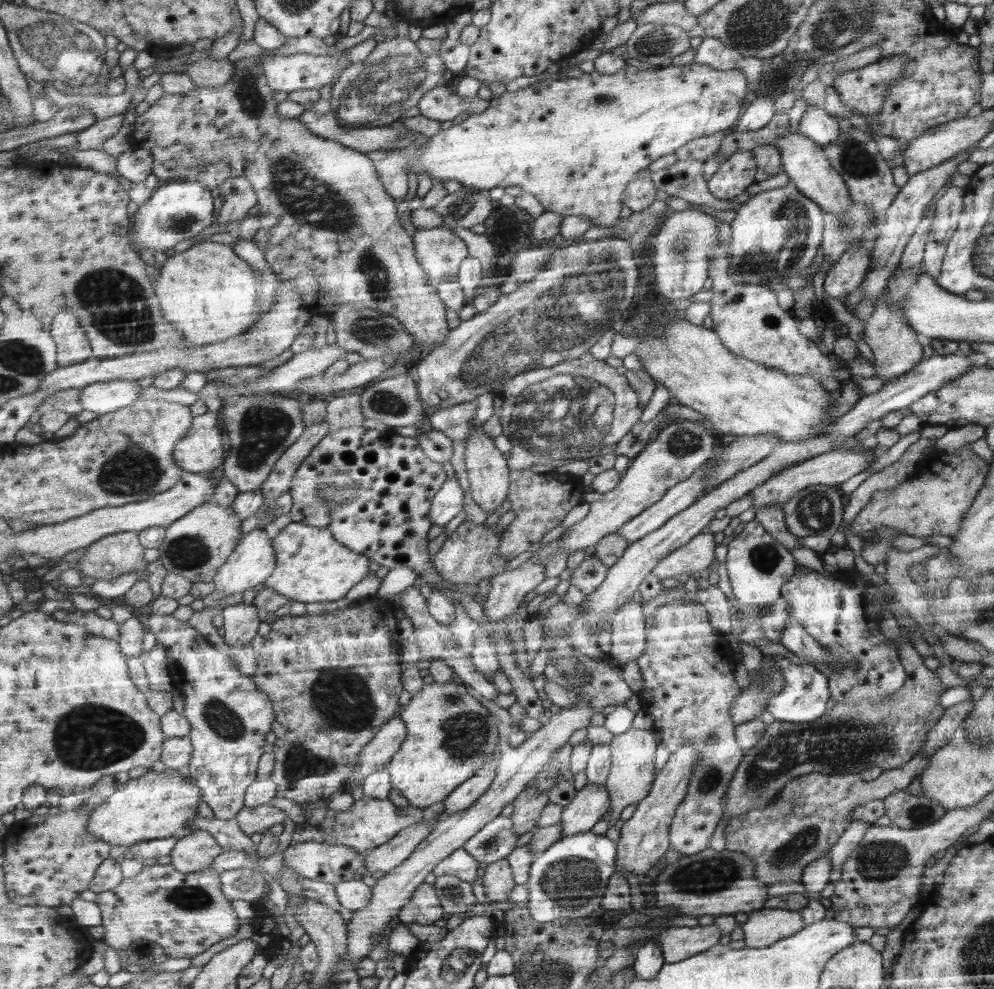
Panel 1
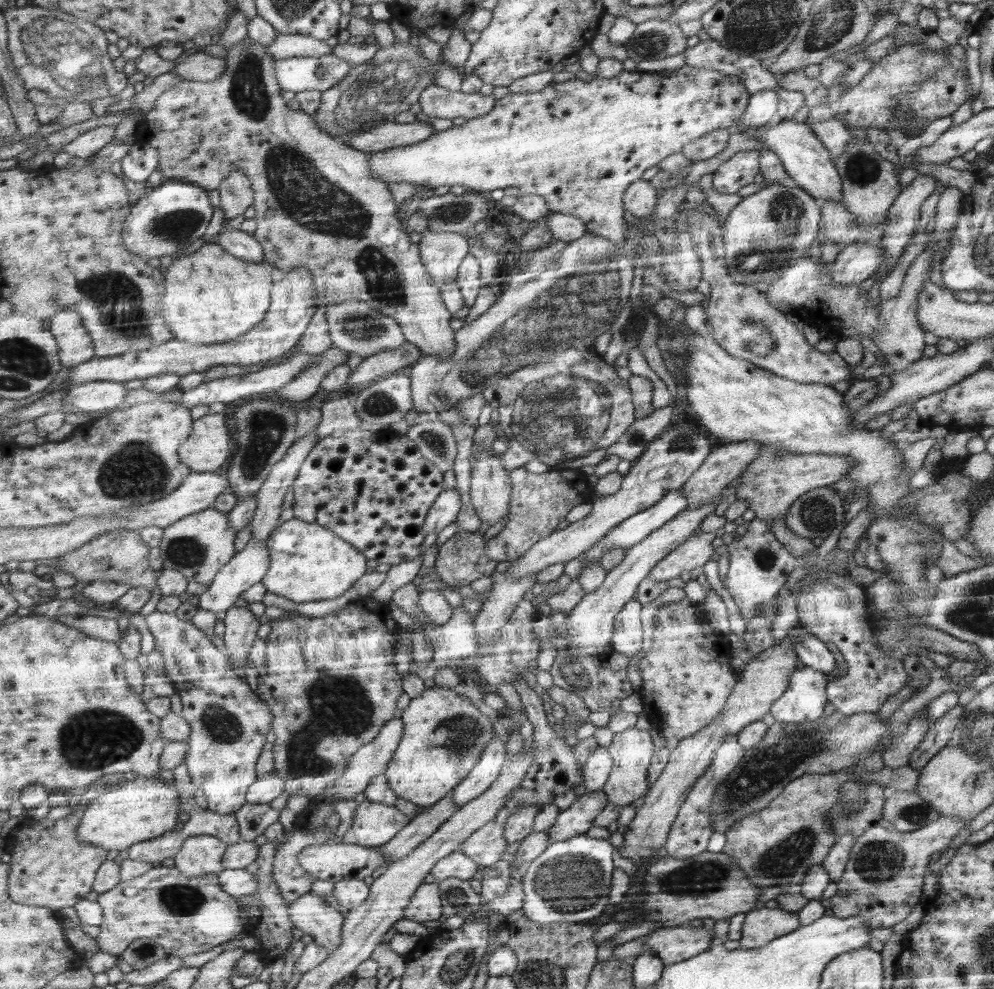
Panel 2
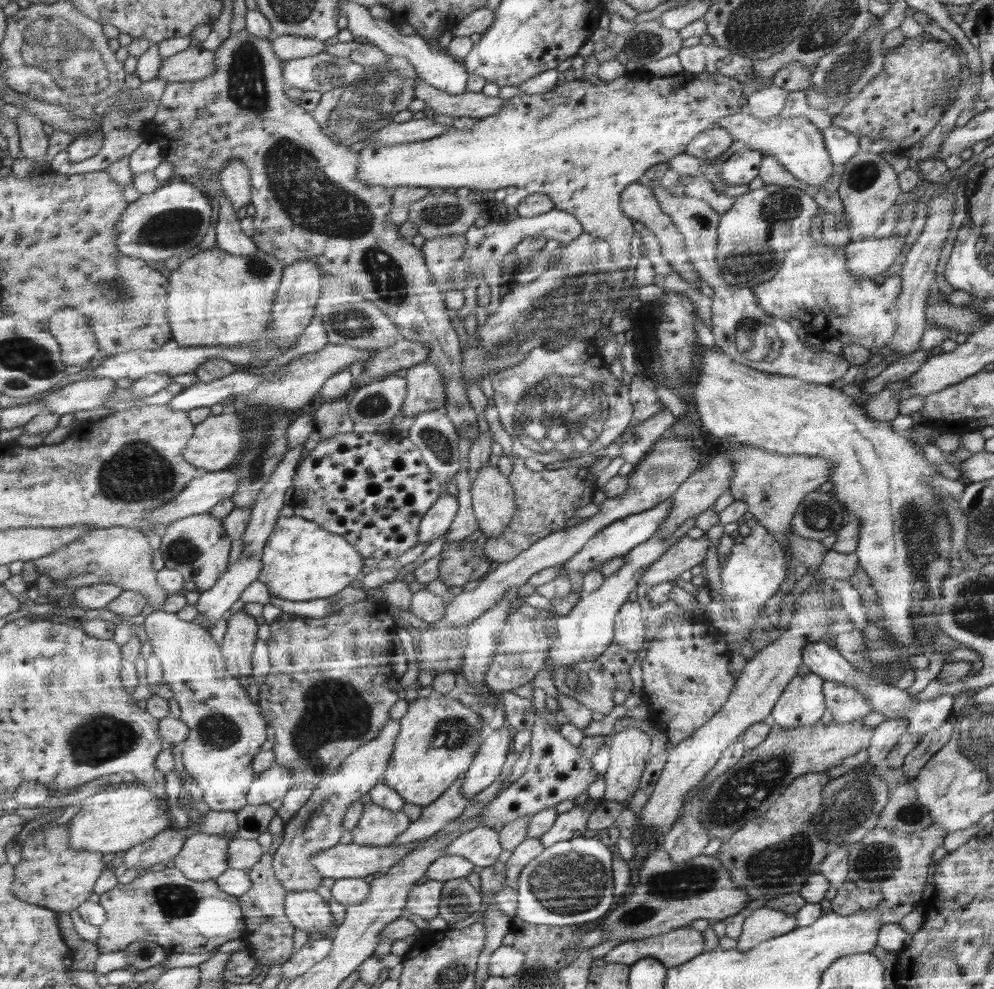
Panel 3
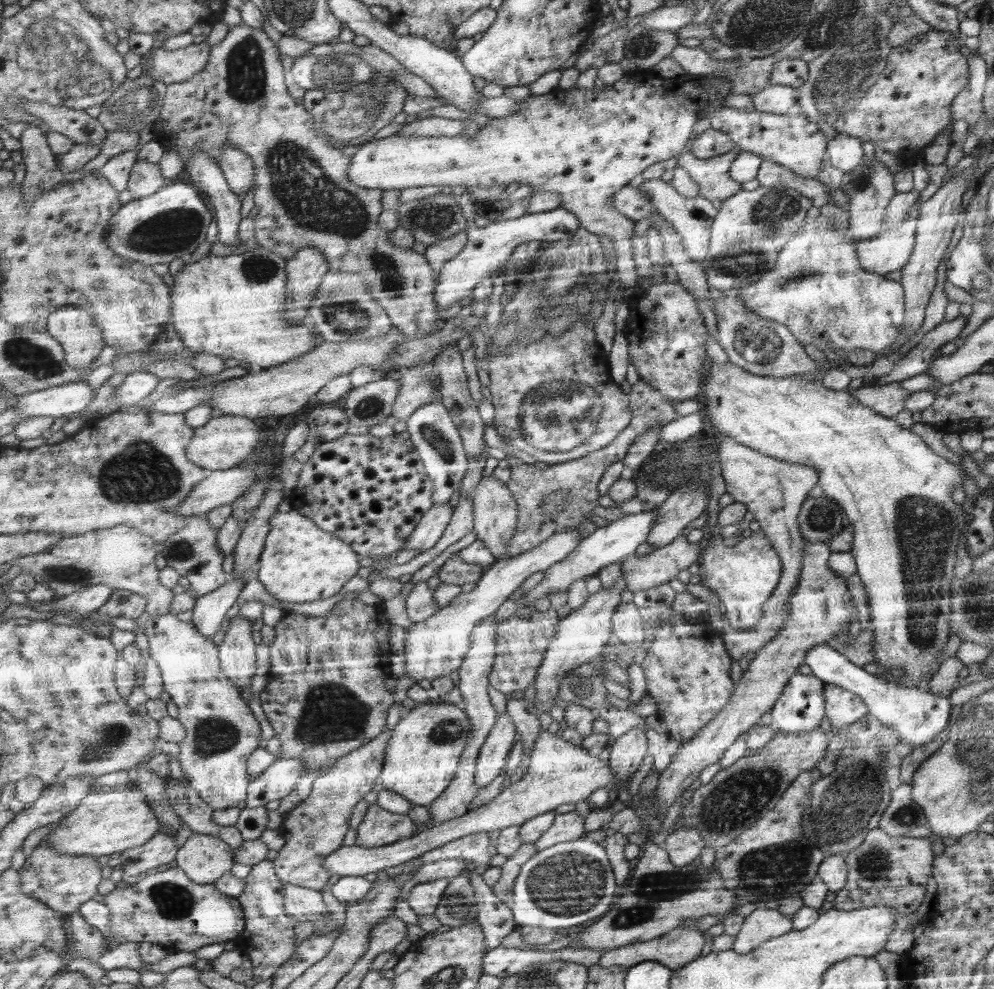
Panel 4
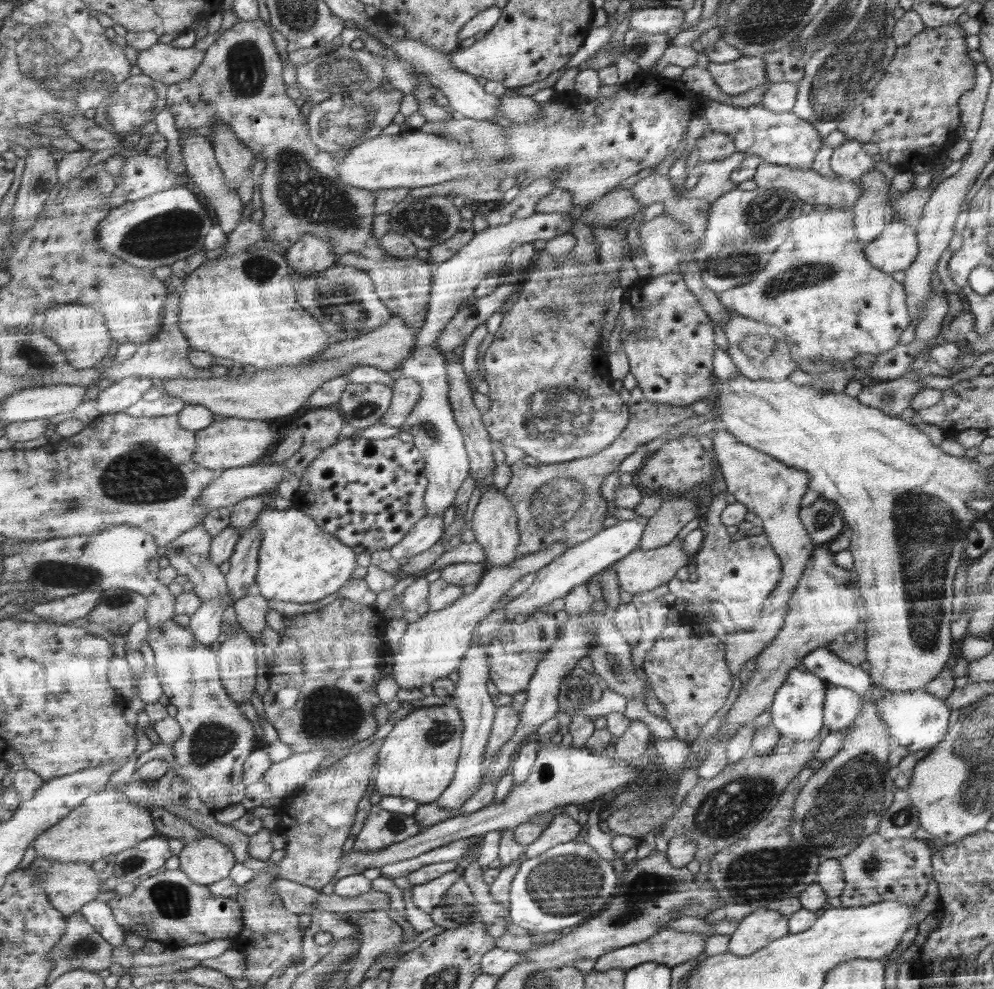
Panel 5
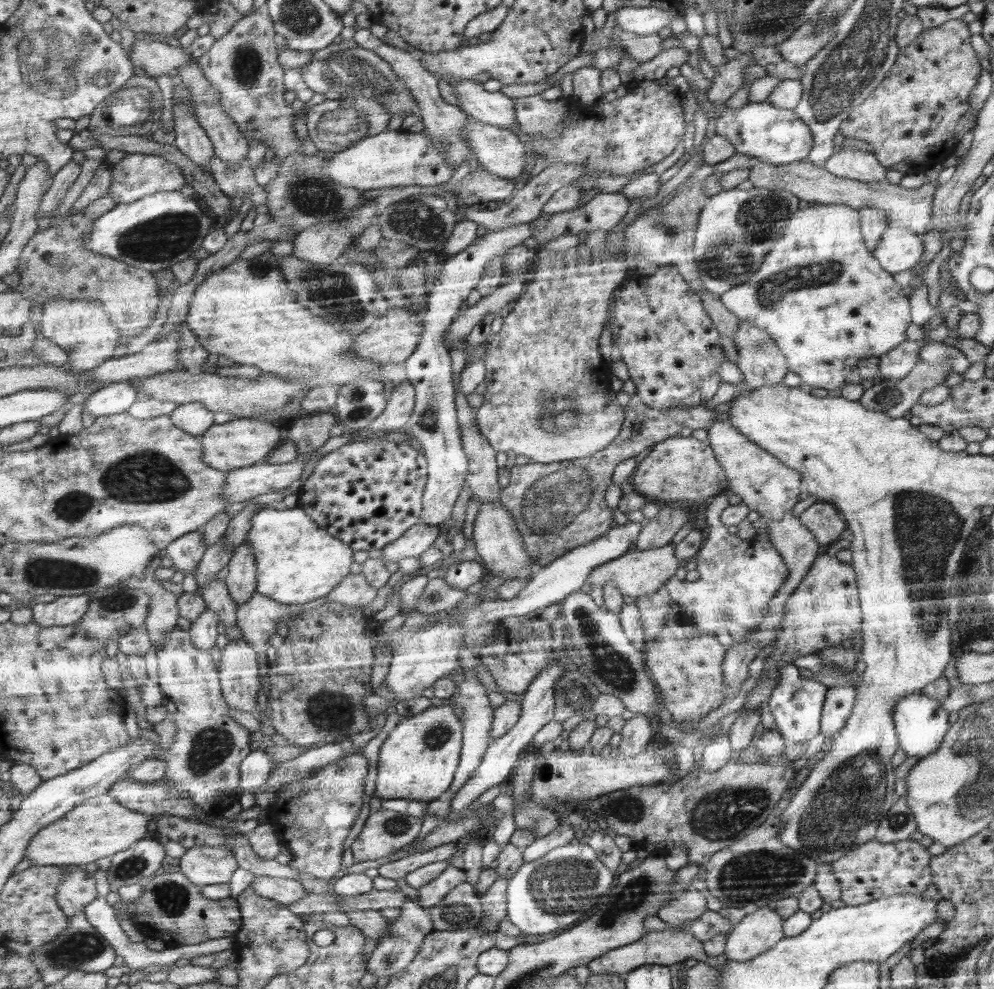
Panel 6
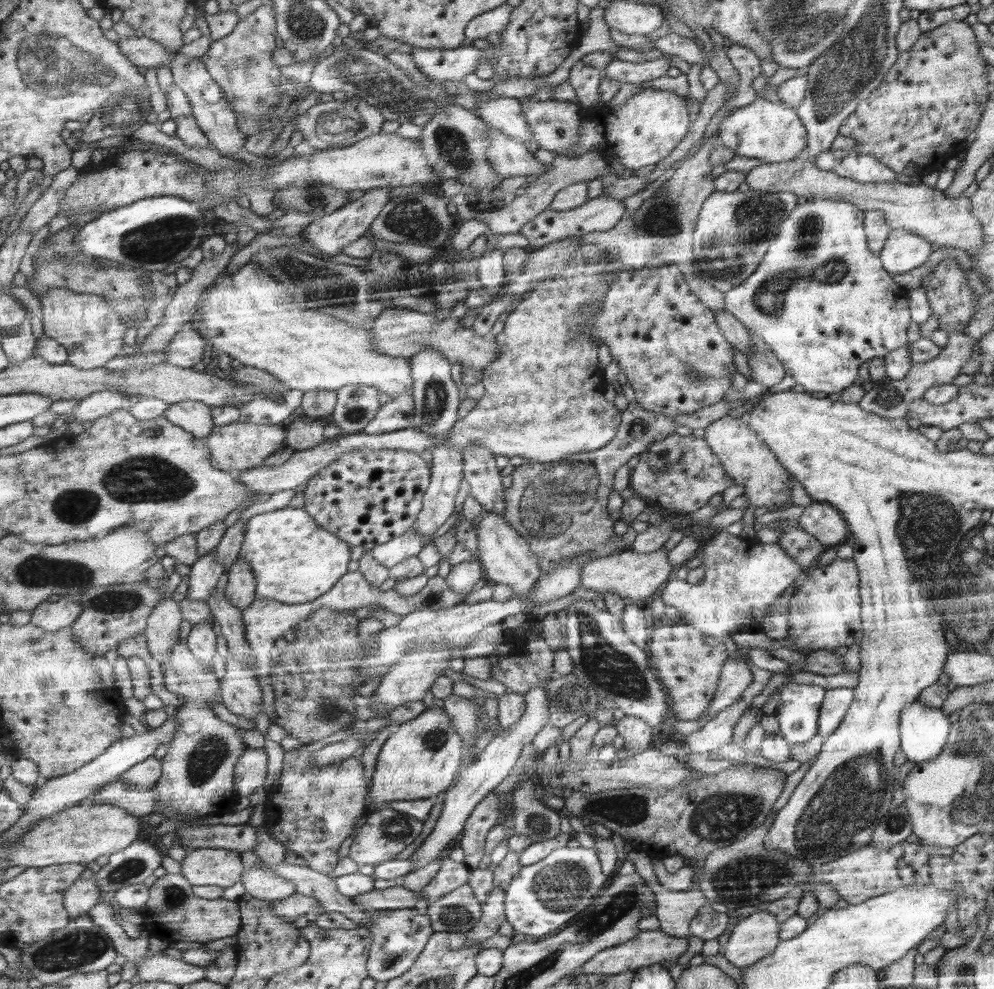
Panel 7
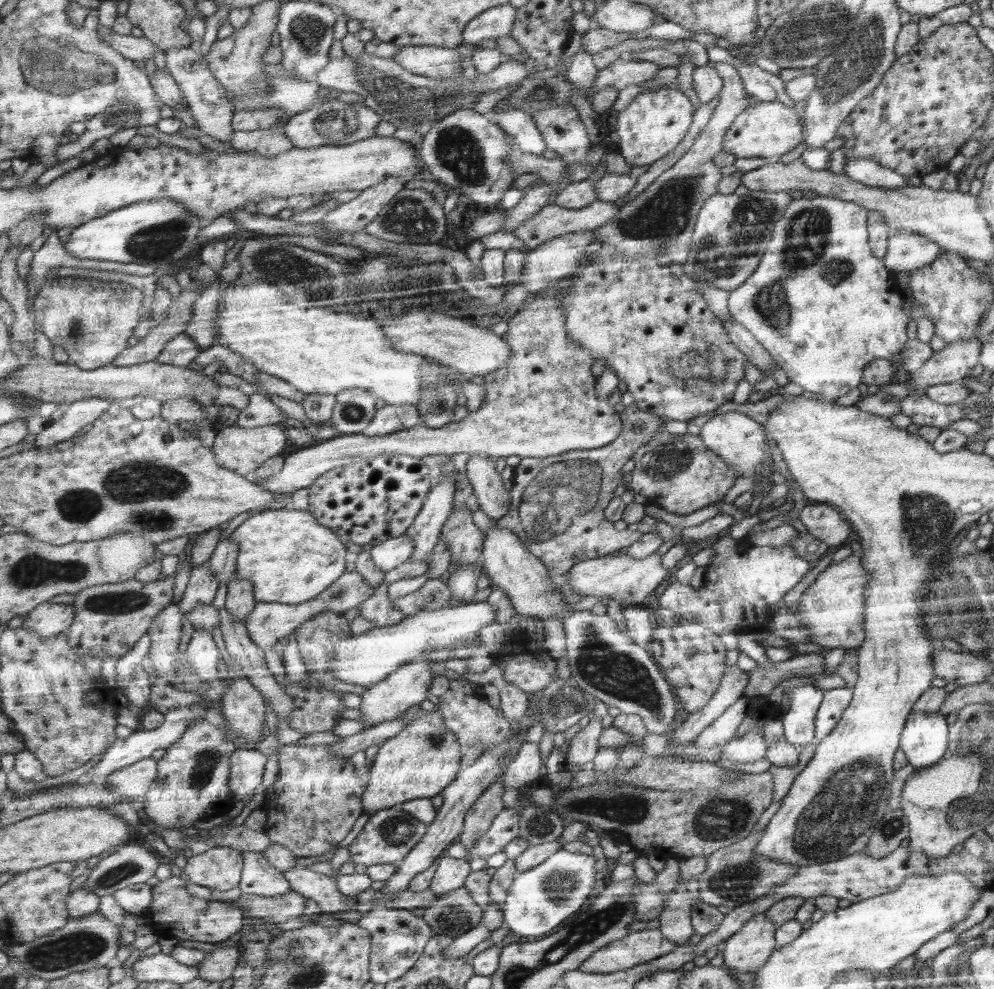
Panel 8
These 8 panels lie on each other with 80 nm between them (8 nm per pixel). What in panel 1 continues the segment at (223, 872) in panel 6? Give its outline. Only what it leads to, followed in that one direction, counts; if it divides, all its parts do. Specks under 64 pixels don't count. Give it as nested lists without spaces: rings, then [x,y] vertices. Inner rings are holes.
[[[206,831],[192,832],[182,835],[176,842],[174,850],[169,854],[172,857],[171,866],[182,873],[198,873],[209,869],[214,858],[220,857],[222,848],[217,840]]]

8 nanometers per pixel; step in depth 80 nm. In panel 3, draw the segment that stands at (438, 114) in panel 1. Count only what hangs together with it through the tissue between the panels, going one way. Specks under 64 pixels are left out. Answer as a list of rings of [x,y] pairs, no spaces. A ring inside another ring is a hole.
[[[421,79],[415,82],[414,92],[415,98],[423,100],[428,109],[446,116],[484,119],[498,113],[503,105],[503,100],[498,96],[487,96],[482,91],[451,95]]]

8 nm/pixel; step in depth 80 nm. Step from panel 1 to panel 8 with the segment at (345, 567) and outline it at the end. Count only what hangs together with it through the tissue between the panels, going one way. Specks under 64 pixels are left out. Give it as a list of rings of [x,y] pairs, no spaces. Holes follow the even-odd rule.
[[[288,506],[250,515],[230,535],[239,546],[237,577],[253,582],[257,602],[300,604],[314,599],[344,574],[346,546],[307,510]]]

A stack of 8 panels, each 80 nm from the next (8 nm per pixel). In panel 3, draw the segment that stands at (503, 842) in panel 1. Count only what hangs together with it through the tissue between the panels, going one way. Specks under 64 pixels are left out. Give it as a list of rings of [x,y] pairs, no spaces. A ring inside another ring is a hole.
[[[478,827],[452,841],[442,856],[460,856],[480,867],[493,866],[502,851],[498,834],[493,828]]]

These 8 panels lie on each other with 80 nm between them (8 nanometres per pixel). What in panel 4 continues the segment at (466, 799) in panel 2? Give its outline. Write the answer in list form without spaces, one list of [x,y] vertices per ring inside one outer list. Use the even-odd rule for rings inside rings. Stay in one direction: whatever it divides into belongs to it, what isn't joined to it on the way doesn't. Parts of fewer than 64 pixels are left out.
[[[507,713],[497,717],[476,759],[475,784],[486,787],[496,776],[500,776],[518,738],[514,723]]]

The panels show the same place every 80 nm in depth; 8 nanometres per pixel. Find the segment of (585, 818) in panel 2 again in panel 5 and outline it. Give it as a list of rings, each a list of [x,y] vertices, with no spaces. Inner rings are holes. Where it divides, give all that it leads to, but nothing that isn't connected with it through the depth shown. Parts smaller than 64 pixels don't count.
[[[555,812],[552,824],[540,834],[535,842],[532,842],[532,845],[525,848],[524,856],[526,859],[534,858],[558,844],[574,841],[581,829],[579,822],[576,822],[570,816]]]

